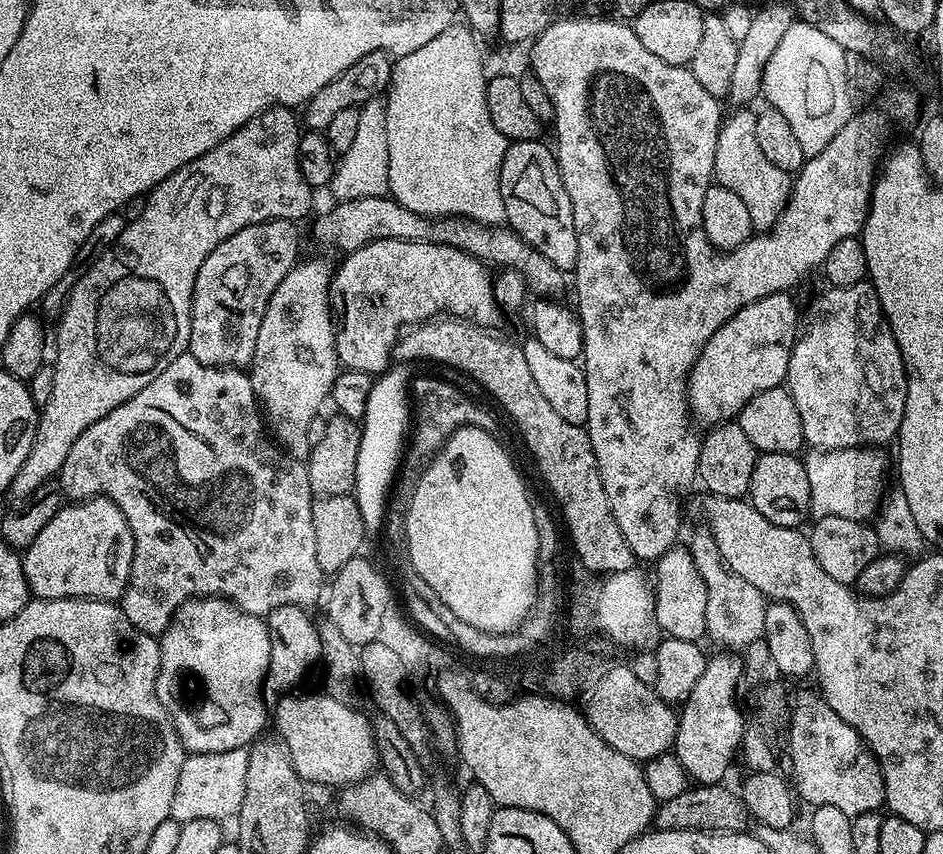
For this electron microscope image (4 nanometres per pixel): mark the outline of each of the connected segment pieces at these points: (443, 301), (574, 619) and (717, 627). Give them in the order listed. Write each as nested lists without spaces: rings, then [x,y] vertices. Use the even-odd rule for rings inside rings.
[[[376,241],[361,249],[354,249],[343,259],[340,269],[337,267],[332,272],[331,309],[336,327],[337,358],[345,369],[353,368],[373,374],[385,371],[389,367],[390,353],[396,345],[398,333],[405,326],[422,324],[441,314],[473,322],[488,322],[498,312],[492,293],[493,277],[490,272],[488,276],[489,265],[450,245],[431,244],[428,241]]]
[[[638,568],[609,573],[603,579],[583,575],[577,578],[573,586],[571,583],[568,594],[570,610],[566,626],[575,639],[604,636],[616,644],[636,650],[653,651],[659,647],[662,633],[656,616],[655,589],[649,577],[647,580]]]
[[[700,530],[689,538],[686,550],[694,558],[694,566],[706,582],[706,636],[710,641],[721,644],[724,650],[740,650],[748,648],[759,641],[764,634],[766,618],[766,598],[758,590],[758,586],[750,586],[746,578],[738,578],[738,574],[730,571],[724,559],[720,557],[718,542],[714,542],[707,530]]]

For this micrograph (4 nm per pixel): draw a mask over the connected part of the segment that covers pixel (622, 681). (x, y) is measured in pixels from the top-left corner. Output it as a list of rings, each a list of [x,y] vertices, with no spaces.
[[[624,664],[606,669],[582,703],[588,725],[599,734],[602,742],[637,762],[650,761],[675,745],[678,716],[672,708],[669,701],[663,700],[649,685],[647,688]]]

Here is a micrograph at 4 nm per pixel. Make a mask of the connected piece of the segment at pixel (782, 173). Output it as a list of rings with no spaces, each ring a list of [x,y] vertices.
[[[740,106],[732,111],[729,116],[727,113],[723,117],[720,125],[712,174],[715,183],[726,186],[726,190],[734,190],[734,194],[742,198],[742,202],[750,209],[753,229],[767,230],[788,204],[793,177],[786,170],[778,170],[778,166],[774,166],[774,162],[769,162],[766,154],[762,154],[758,146],[756,112],[748,106]]]

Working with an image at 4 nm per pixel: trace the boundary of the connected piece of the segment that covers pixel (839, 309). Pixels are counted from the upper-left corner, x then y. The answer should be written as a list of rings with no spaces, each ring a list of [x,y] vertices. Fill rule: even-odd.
[[[865,282],[862,284],[855,284],[854,286],[842,286],[841,288],[829,287],[828,292],[824,292],[812,305],[808,308],[808,316],[806,312],[806,319],[802,324],[802,331],[797,335],[796,345],[792,348],[792,353],[790,354],[790,366],[788,367],[788,379],[786,381],[786,387],[789,394],[794,398],[794,406],[798,406],[798,418],[802,418],[802,434],[804,435],[804,443],[809,449],[812,450],[838,450],[839,448],[862,448],[865,446],[884,446],[887,440],[895,441],[897,439],[898,433],[900,431],[900,423],[904,417],[904,407],[906,406],[906,390],[908,389],[908,371],[904,369],[904,359],[900,353],[900,347],[898,342],[894,338],[894,334],[890,330],[888,325],[888,320],[884,316],[884,311],[880,305],[880,299],[876,293],[876,287],[870,282]]]

